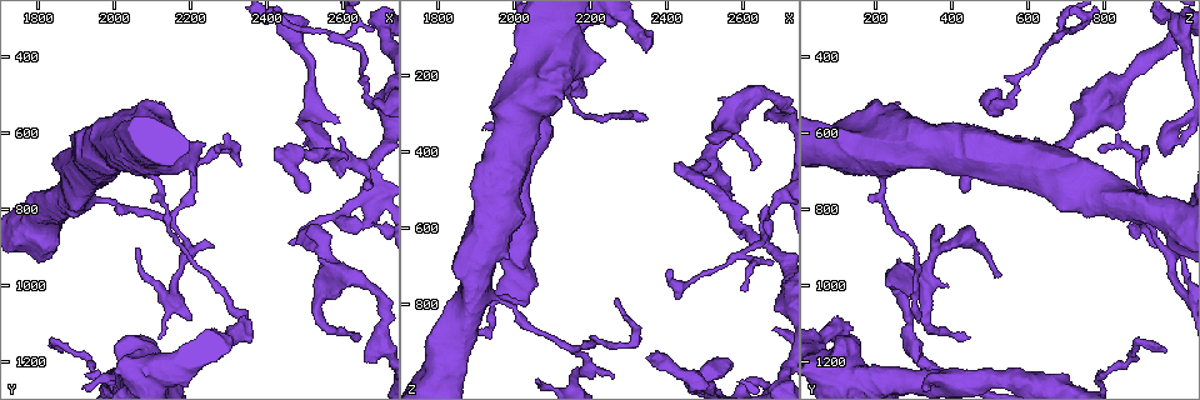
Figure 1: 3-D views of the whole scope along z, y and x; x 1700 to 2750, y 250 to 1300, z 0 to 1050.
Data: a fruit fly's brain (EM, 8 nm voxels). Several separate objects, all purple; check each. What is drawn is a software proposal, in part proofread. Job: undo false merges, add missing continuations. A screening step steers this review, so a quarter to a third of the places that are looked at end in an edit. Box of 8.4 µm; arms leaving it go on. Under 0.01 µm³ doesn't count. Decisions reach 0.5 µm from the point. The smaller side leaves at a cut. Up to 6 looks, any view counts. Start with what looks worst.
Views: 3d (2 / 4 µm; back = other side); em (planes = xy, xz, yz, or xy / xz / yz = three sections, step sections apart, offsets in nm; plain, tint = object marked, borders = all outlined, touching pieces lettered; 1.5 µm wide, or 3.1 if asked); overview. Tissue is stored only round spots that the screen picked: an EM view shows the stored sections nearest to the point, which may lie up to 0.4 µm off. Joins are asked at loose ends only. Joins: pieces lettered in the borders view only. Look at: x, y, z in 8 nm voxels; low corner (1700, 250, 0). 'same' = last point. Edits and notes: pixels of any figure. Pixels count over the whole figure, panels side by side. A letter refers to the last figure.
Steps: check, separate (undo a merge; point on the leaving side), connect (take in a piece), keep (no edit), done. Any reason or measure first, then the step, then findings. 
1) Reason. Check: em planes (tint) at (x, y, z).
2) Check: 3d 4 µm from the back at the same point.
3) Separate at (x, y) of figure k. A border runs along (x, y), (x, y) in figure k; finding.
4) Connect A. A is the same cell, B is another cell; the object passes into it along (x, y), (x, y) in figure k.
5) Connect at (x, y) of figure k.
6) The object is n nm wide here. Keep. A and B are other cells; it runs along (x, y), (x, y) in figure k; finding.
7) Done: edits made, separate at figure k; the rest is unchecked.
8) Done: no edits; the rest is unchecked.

Sharp bend. Check: em planes (tint) at (2320, 660, 905).

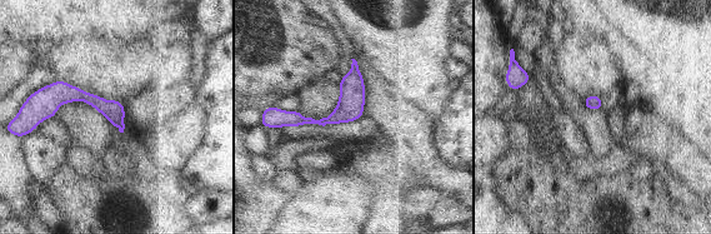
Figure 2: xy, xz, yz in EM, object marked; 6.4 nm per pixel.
See the neighbours. Check: em planes (borders) at the same point.

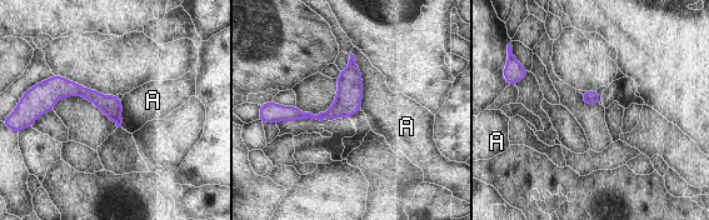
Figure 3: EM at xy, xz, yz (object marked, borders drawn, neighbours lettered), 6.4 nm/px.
Keep. A is another cell; one cell here.

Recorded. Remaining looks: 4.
Check: em planes (borders) at (2100, 1145, 150).

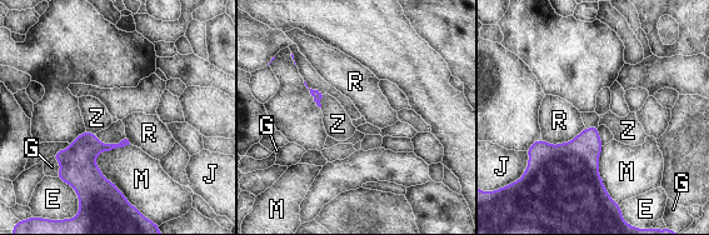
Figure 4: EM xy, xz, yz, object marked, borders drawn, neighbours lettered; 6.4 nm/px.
Keep. E, G, J, M, R and Z are other cells; no lettered piece goes on from it.

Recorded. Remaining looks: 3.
Narrows sharply. Check: 3d 4 µm at (1945, 775, 780).

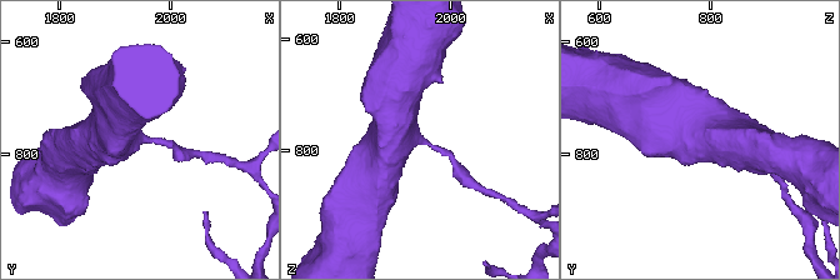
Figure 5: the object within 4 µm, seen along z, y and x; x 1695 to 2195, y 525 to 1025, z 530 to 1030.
Shape alone is not enough. Check: em xz step 8 (borders) at (1940, 775, 780).

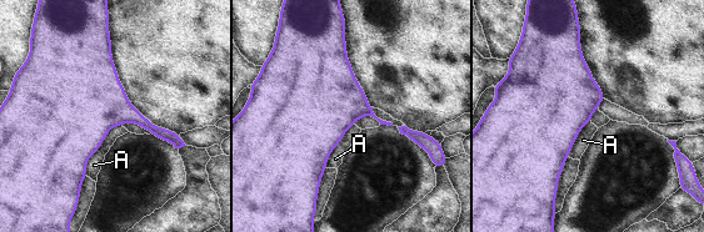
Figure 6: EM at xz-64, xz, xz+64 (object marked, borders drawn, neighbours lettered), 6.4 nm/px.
Keep. A is another cell; a border runs along (121, 125), (89, 159), (85, 175) in figure 6; continuous, no second cell.

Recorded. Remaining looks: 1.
Done: no edits; the rest is unchecked.

